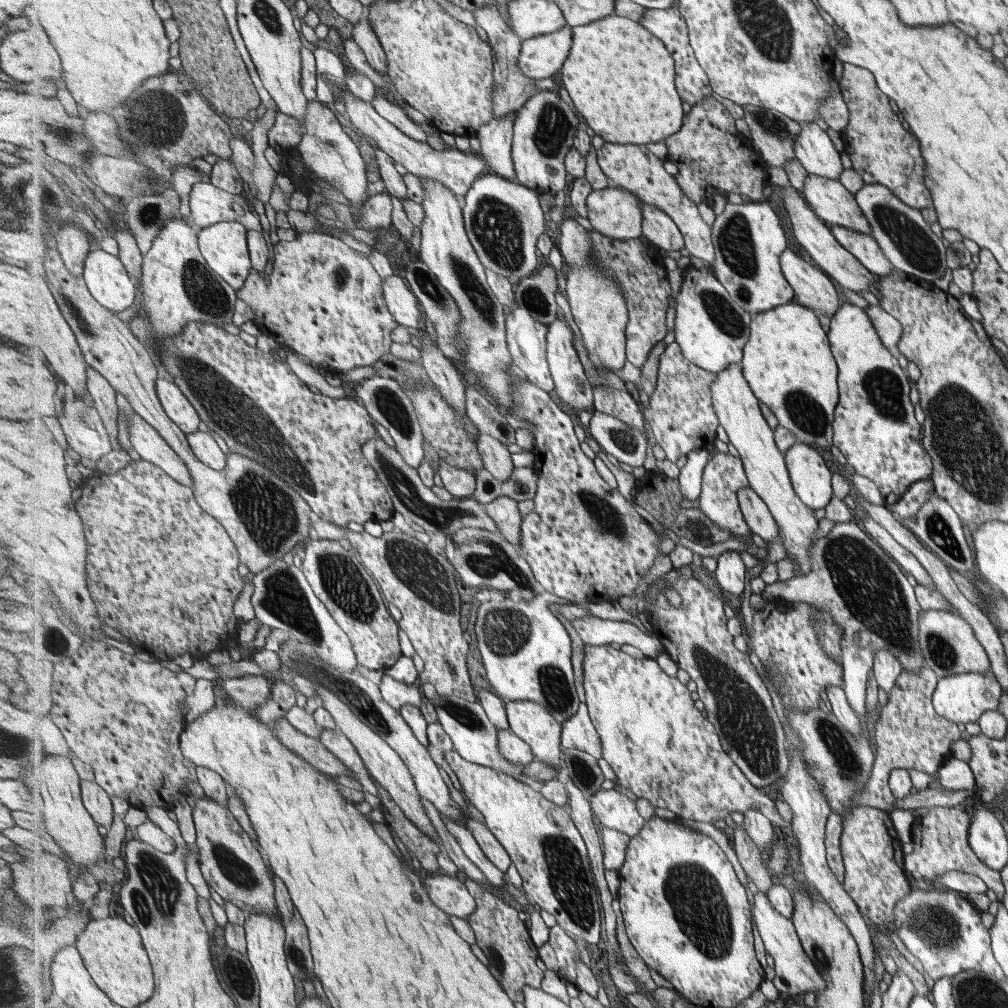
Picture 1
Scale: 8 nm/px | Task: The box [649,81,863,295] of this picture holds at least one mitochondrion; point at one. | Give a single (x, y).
(772, 124)

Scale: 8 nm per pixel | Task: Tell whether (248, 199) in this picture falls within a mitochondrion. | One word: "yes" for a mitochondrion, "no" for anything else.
no

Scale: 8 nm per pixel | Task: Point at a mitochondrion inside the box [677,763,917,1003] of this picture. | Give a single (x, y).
(818, 950)

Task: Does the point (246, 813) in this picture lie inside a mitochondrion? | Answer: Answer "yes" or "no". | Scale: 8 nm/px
no

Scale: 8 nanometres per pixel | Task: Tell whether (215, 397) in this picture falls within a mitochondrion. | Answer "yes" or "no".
yes

